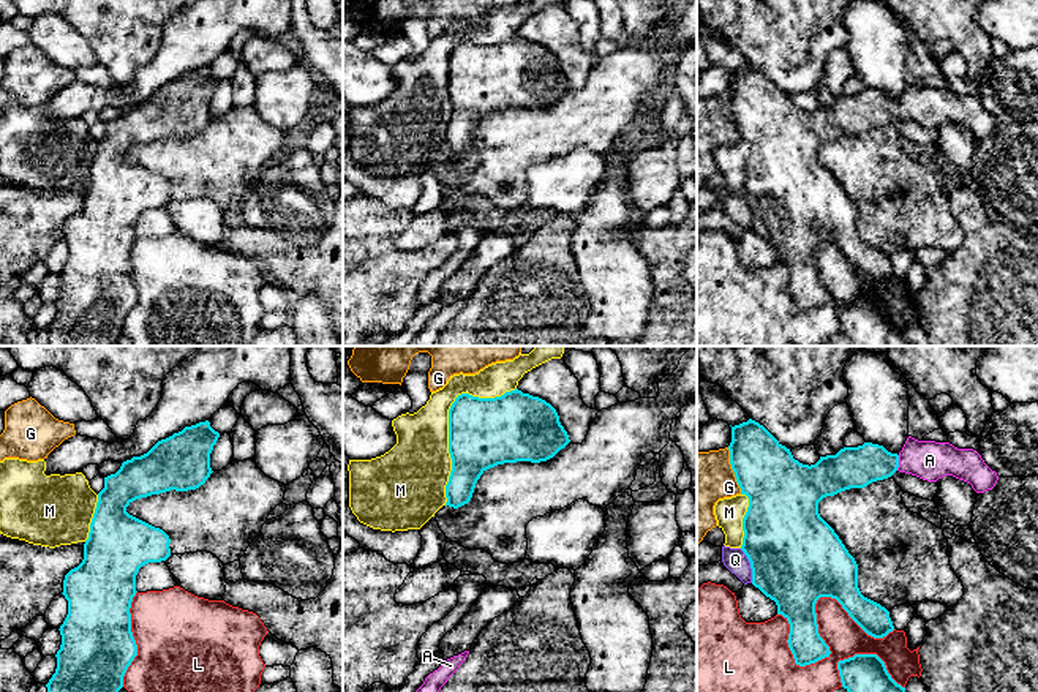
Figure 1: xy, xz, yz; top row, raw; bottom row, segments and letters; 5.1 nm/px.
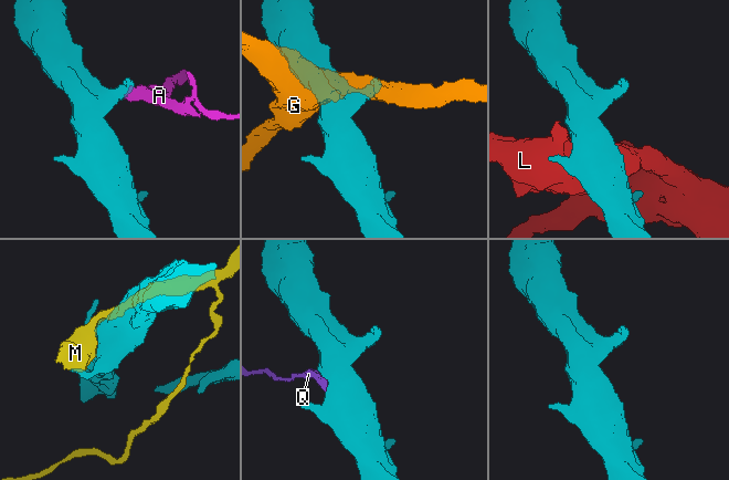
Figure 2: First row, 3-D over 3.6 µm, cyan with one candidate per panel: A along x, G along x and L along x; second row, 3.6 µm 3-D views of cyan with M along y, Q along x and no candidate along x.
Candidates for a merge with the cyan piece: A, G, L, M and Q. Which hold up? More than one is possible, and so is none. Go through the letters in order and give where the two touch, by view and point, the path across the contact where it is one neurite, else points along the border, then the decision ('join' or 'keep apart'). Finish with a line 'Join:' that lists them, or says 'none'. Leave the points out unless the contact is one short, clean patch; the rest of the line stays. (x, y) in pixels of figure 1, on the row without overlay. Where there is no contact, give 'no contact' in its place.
A: yz (898, 109) | across yz (858, 112), (866, 109), (898, 109), (929, 106) | join
G: yz (733, 117) | keep apart
L: yz (817, 275) | keep apart
M: xz (449, 68) | keep apart
Q: yz (751, 212) | keep apart
Join: A

